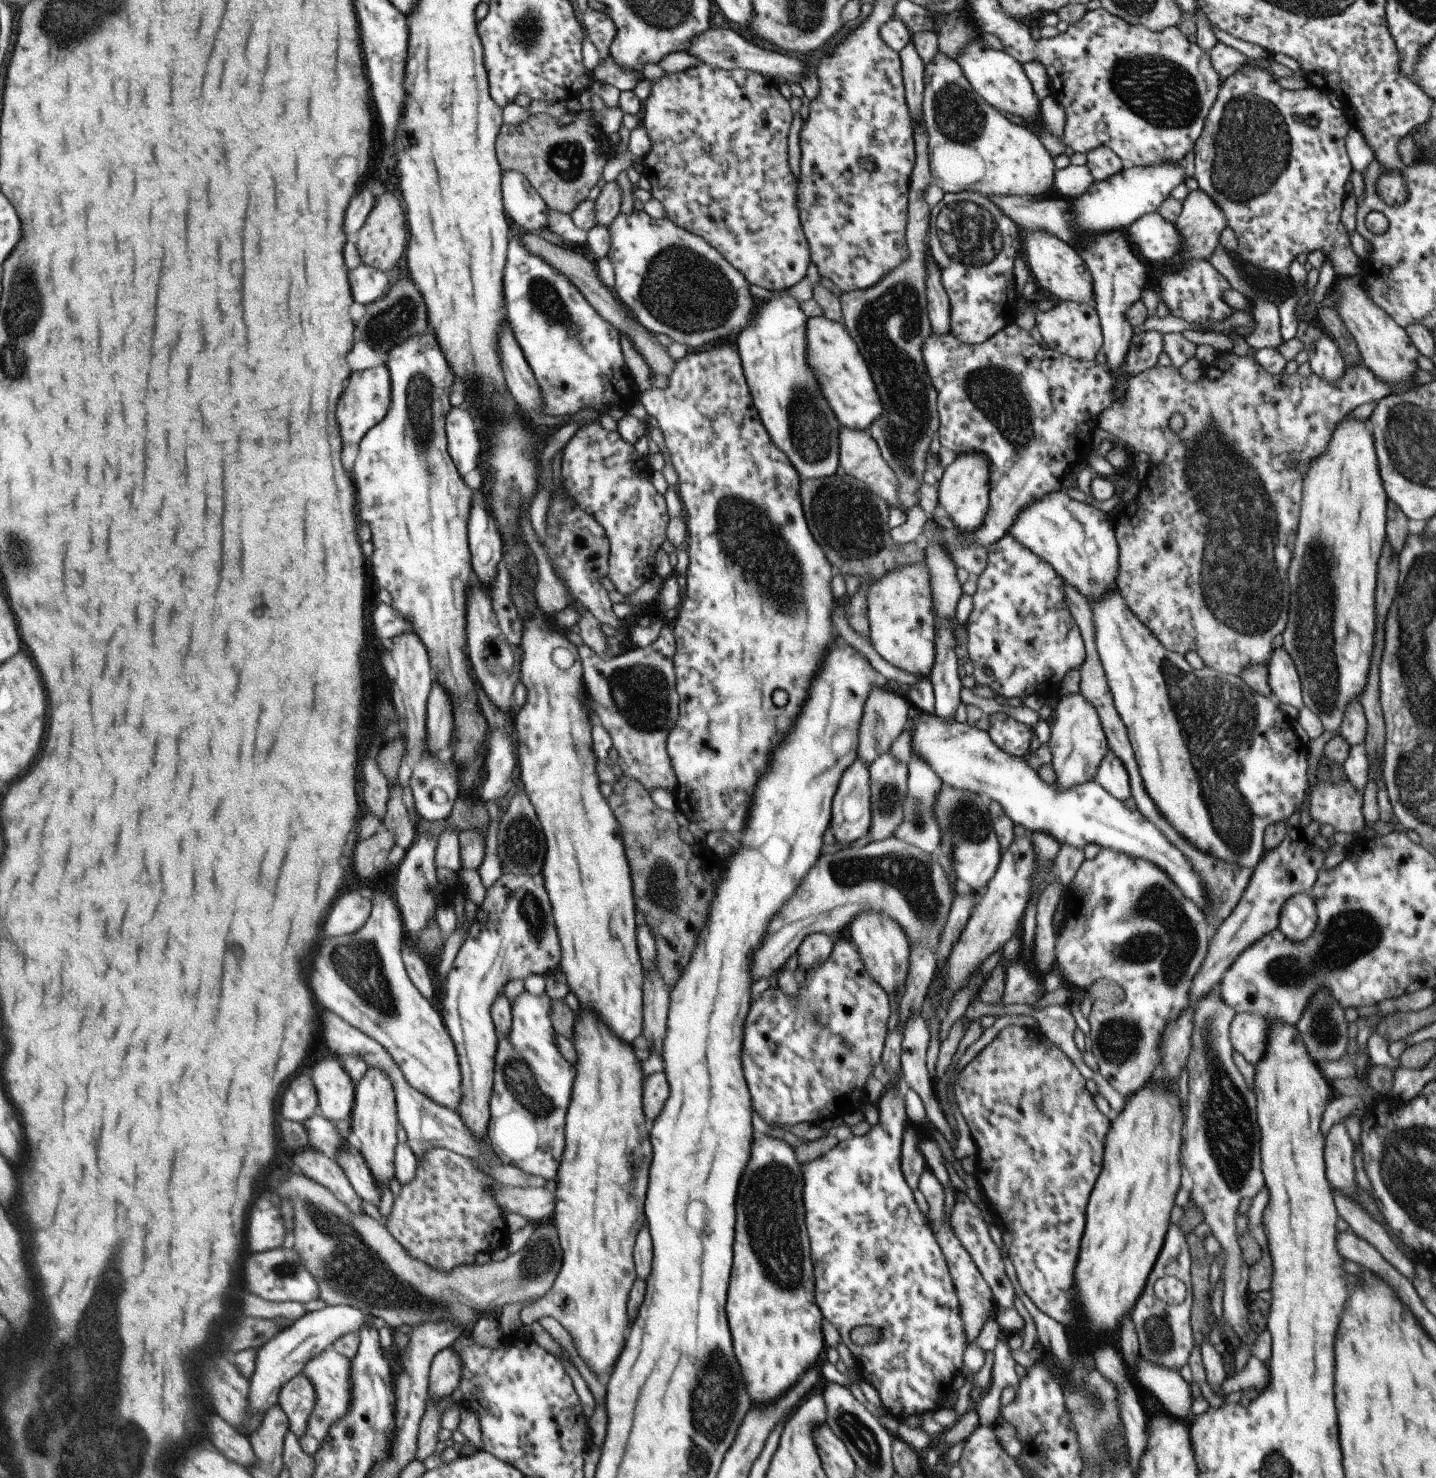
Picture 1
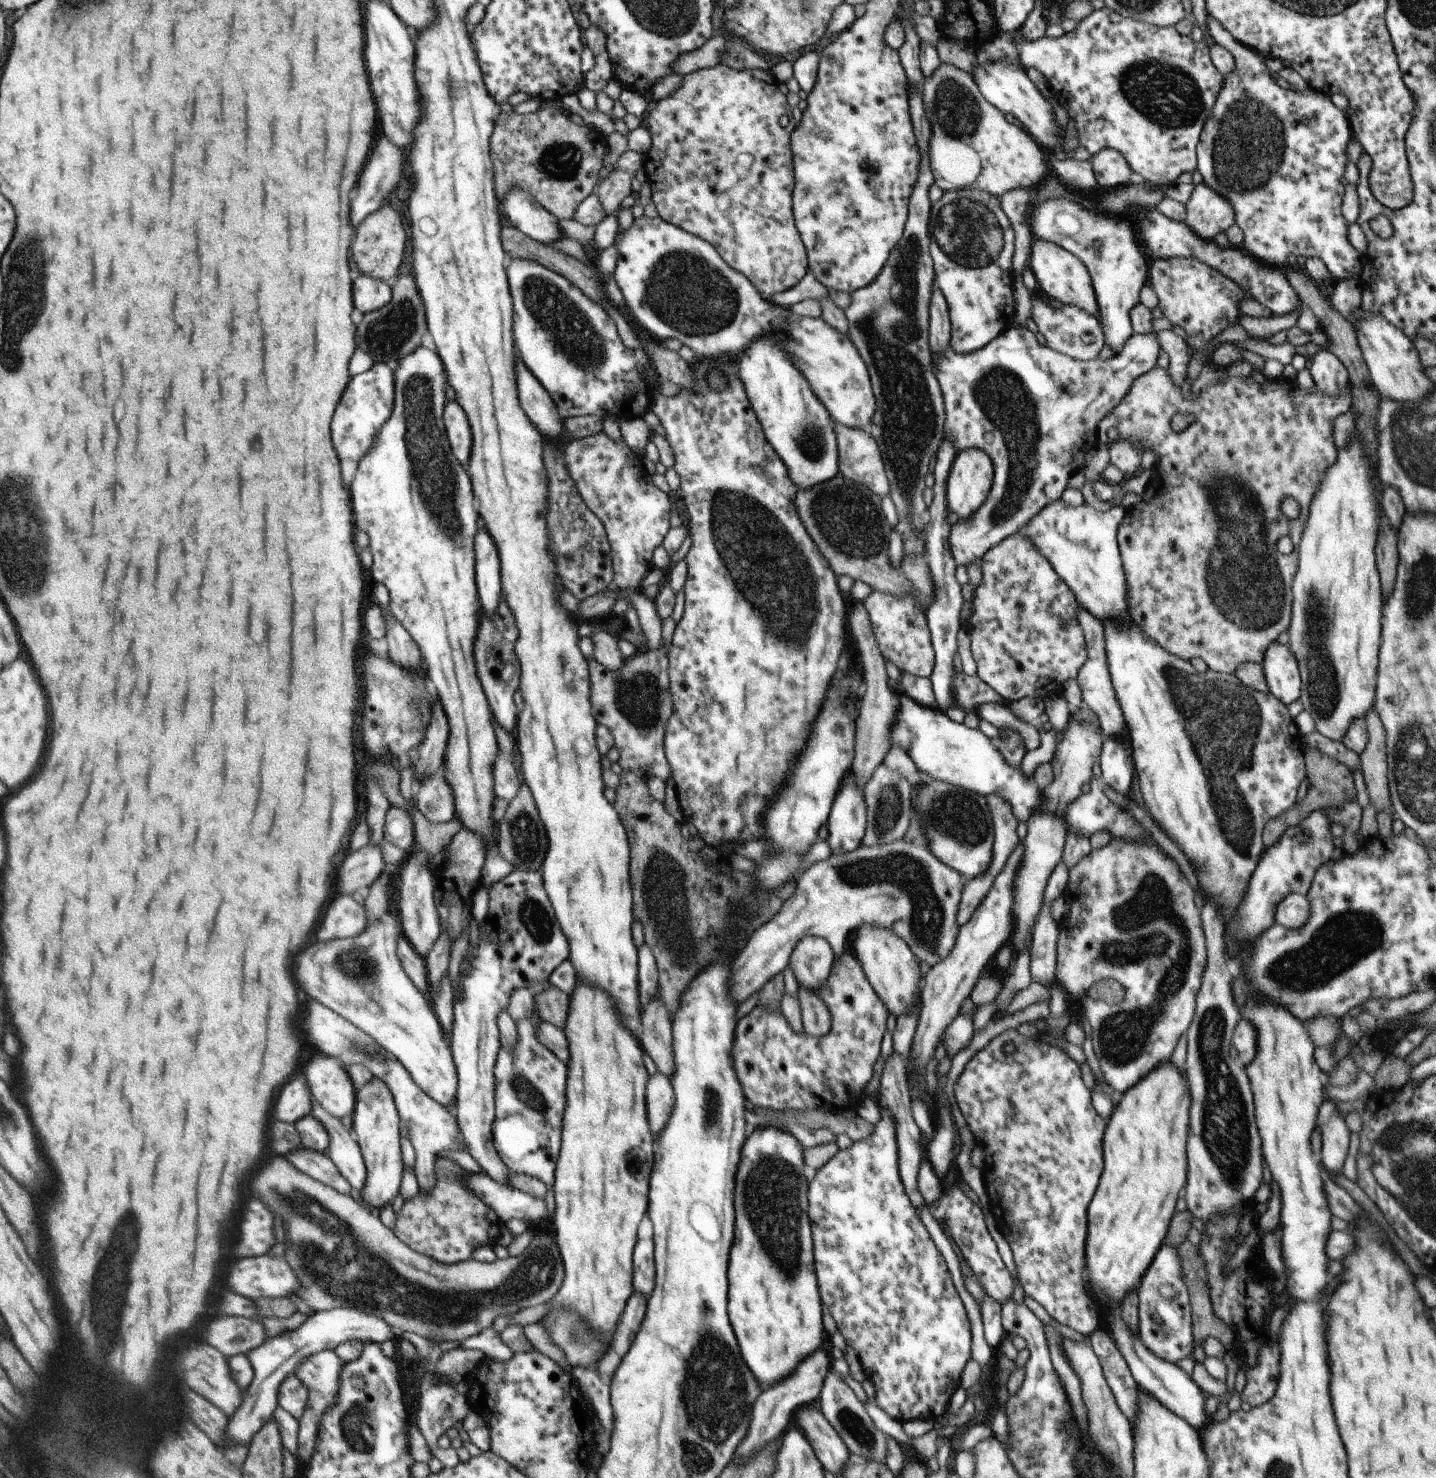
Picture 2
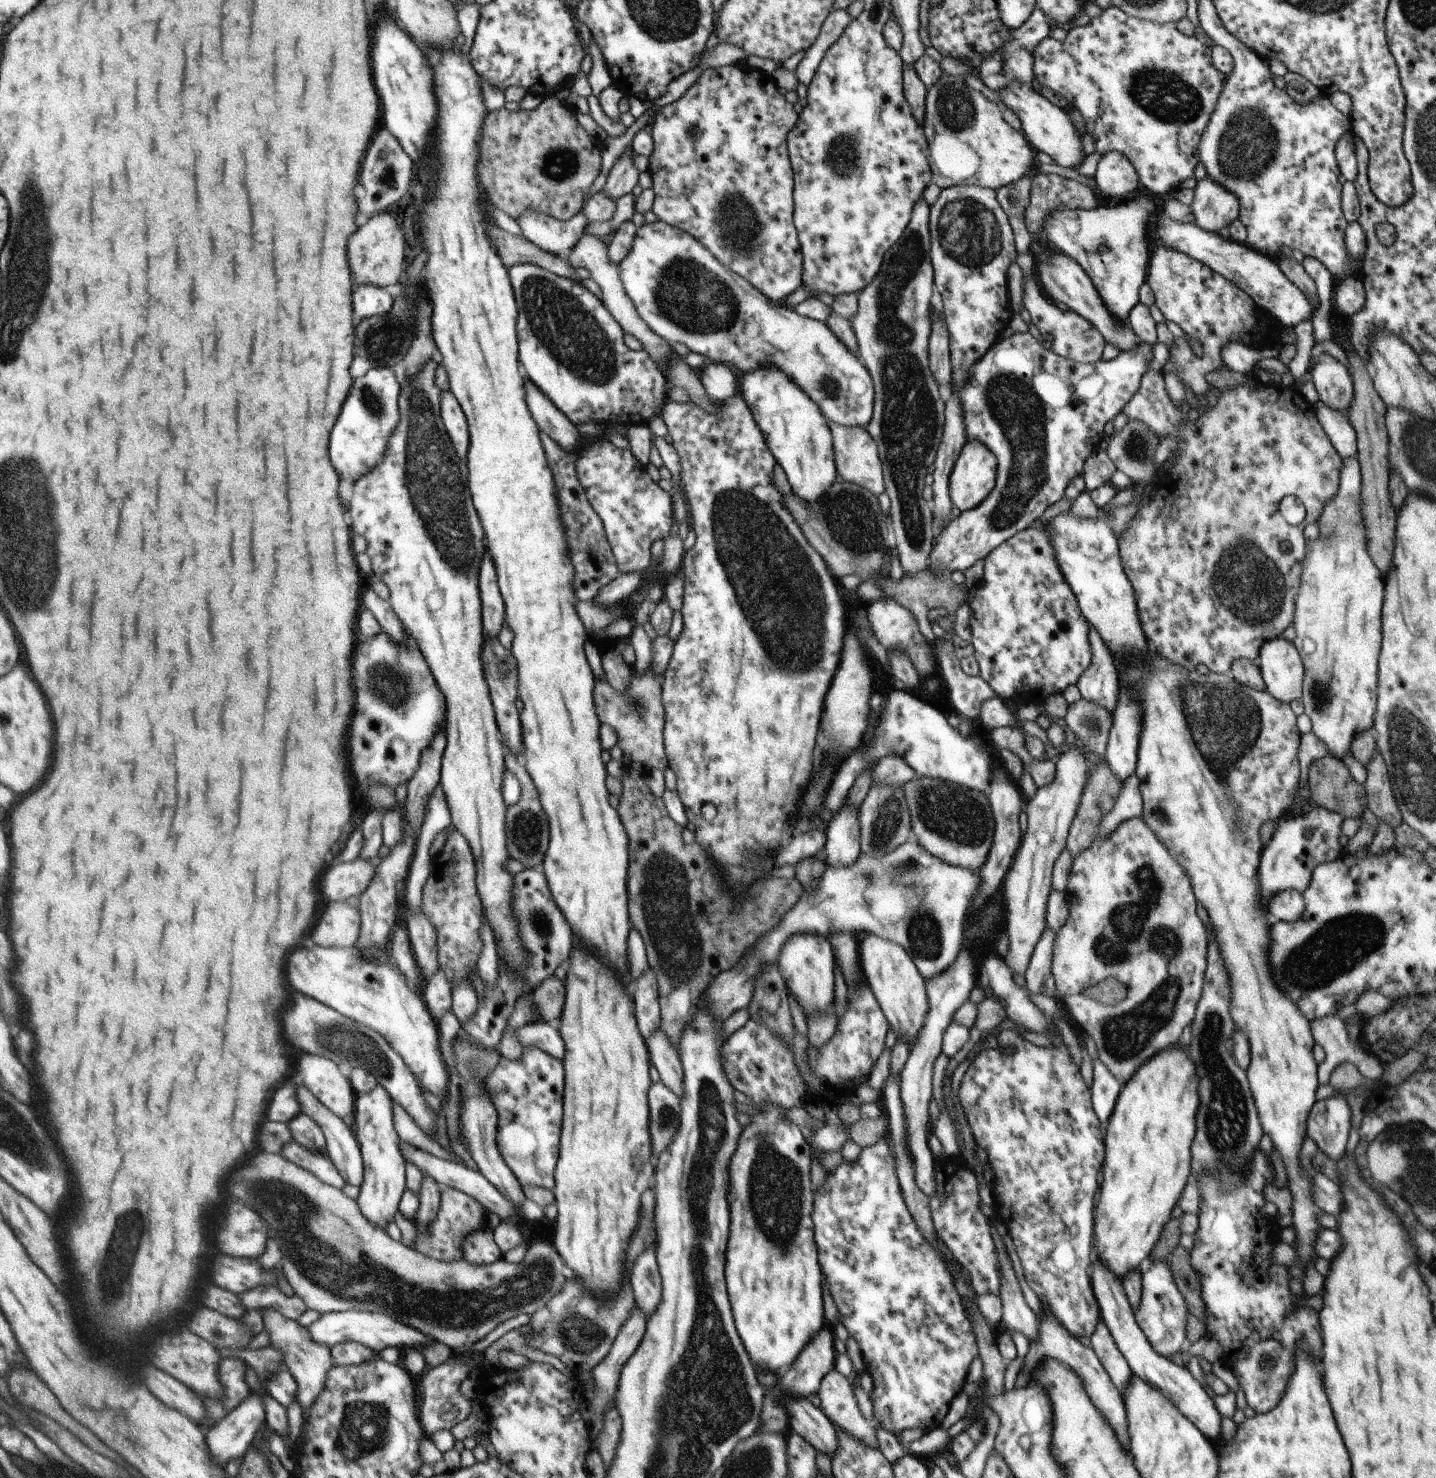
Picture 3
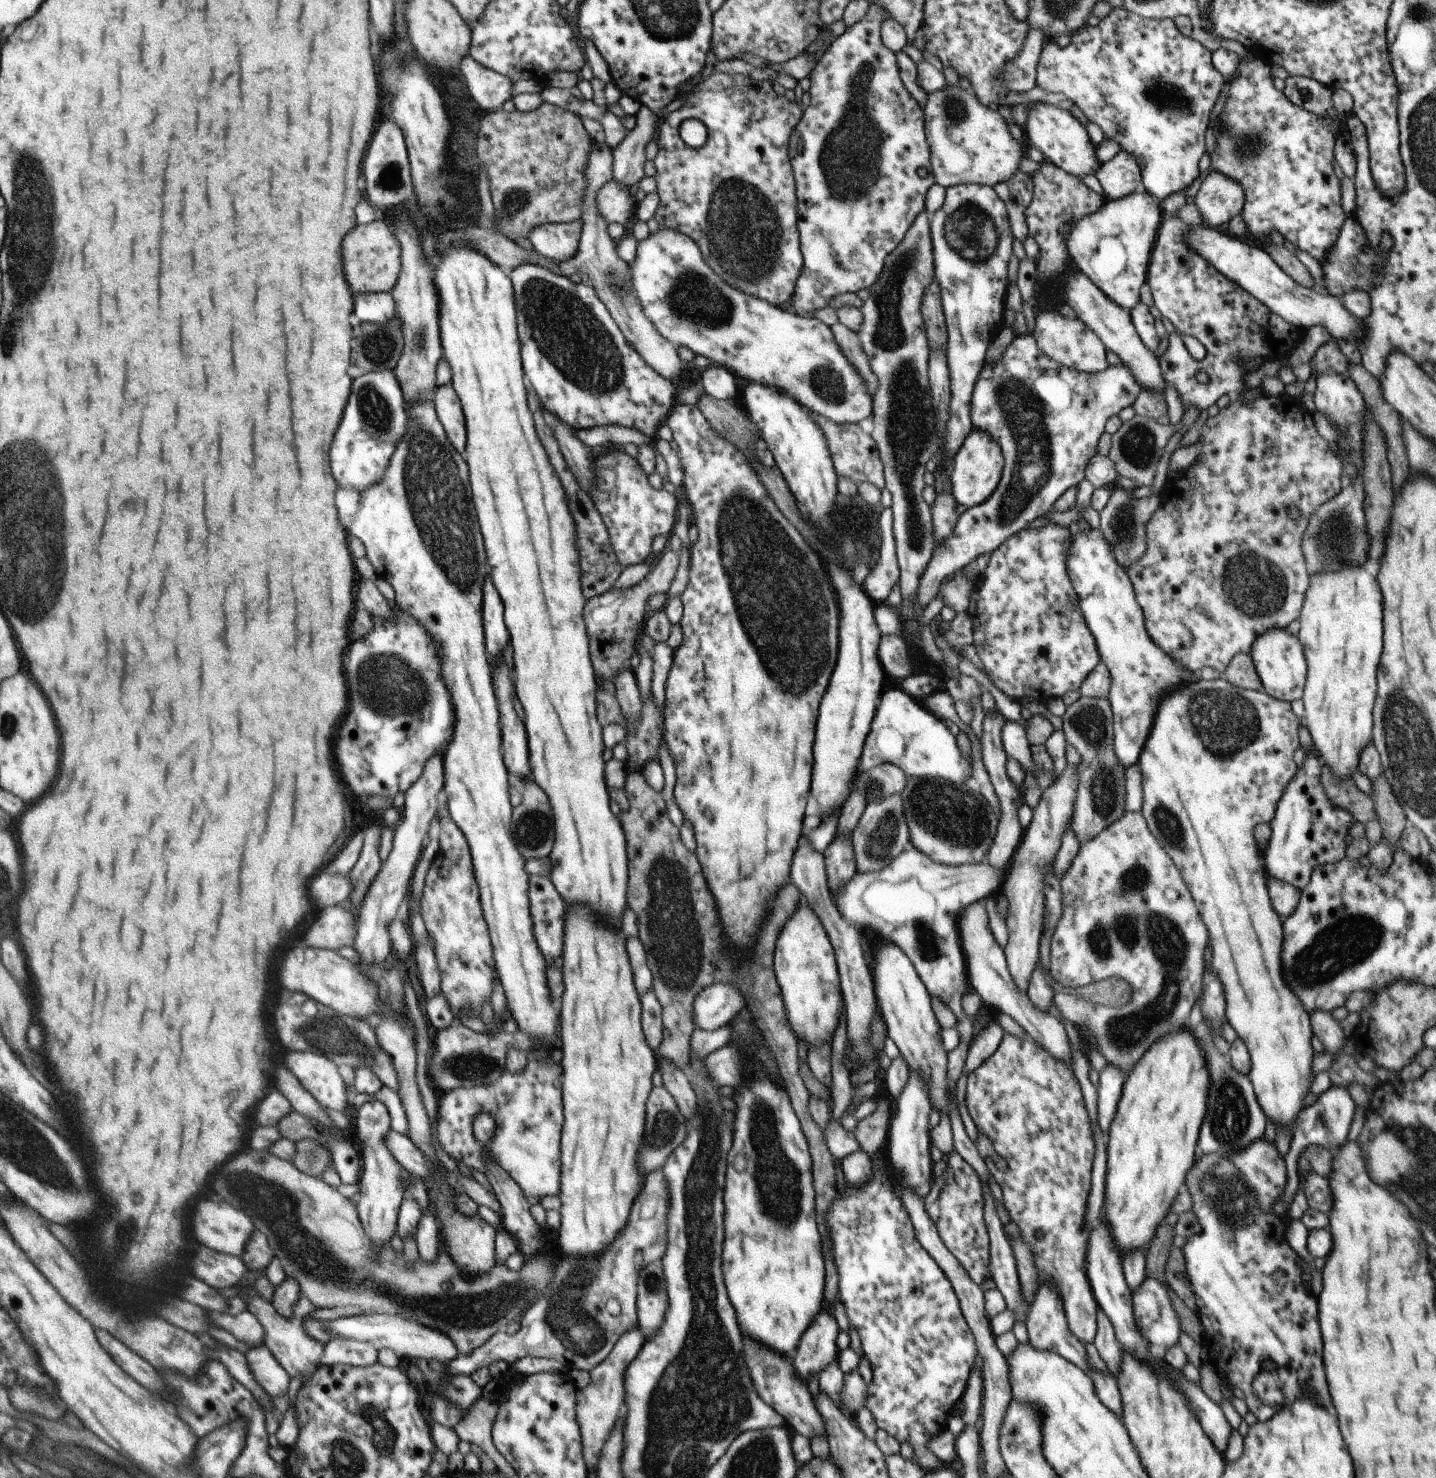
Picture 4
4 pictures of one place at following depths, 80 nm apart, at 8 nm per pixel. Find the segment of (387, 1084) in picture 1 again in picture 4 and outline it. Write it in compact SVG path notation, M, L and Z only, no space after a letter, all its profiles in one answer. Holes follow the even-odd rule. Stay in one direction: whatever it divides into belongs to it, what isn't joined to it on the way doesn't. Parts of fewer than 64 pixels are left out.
M371 1100L362 1104L352 1114L356 1119L357 1136L361 1140L359 1148L364 1160L364 1171L358 1192L358 1213L371 1242L378 1245L379 1249L384 1249L391 1244L391 1238L398 1232L400 1208L407 1196L402 1183L402 1172L405 1168L386 1143L386 1136L391 1130L391 1116L387 1106L383 1102Z

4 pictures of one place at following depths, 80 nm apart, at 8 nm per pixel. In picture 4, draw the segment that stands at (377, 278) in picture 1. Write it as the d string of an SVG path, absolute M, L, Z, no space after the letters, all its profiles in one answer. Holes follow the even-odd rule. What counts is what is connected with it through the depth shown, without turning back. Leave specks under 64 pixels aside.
M371 293L355 298L355 314L365 323L389 325L398 316L393 294Z

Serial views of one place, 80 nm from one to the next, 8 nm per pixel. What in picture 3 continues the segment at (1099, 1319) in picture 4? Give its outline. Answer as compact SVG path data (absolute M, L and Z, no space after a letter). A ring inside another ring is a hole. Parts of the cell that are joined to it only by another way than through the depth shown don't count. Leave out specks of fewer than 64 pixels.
M1099 1322L1099 1324L1095 1325L1089 1340L1090 1347L1099 1359L1099 1362L1103 1365L1111 1382L1116 1386L1116 1389L1119 1389L1122 1393L1132 1372L1128 1367L1127 1361L1115 1346L1110 1332L1107 1332L1105 1325Z

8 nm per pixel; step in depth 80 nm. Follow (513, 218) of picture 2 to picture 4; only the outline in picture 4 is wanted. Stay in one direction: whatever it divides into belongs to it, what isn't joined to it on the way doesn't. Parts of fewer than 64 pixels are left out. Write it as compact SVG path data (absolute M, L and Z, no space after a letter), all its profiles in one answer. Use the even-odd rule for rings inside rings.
M581 221L544 223L527 234L535 252L551 264L570 259L577 250Z

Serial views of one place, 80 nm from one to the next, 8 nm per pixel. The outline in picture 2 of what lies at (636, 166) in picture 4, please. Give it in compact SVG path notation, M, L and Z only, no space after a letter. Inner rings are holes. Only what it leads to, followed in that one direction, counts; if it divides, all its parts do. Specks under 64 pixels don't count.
M611 169L610 173L599 181L597 198L604 208L606 216L618 207L618 204L627 195L631 194L631 175L621 169Z

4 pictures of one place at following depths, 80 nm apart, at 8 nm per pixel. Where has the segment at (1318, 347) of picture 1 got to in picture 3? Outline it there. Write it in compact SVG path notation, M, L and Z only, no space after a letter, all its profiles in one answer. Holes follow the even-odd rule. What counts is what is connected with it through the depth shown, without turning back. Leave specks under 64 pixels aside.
M1314 353L1309 373L1319 402L1332 411L1348 416L1353 398L1352 380L1348 370L1330 355Z

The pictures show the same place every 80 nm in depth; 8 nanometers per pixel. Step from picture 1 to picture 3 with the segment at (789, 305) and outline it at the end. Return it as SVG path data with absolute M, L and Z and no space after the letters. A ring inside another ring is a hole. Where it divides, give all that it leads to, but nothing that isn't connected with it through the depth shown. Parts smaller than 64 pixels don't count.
M758 367L743 374L738 382L739 394L749 408L775 463L783 469L793 494L805 502L819 500L837 476L826 418L796 382L781 374L779 369Z

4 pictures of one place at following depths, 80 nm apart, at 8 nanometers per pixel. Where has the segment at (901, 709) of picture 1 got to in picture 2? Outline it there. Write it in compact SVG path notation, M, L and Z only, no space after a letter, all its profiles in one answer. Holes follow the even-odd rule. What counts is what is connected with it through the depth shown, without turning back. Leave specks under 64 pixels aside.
M855 602L855 606L847 614L847 628L849 628L849 632L857 644L859 658L861 658L861 672L863 672L863 680L865 680L865 692L863 692L863 698L859 702L859 712L855 718L855 744L853 744L855 756L853 756L853 764L851 764L853 774L855 774L856 787L862 790L873 774L874 768L881 764L890 746L888 736L891 725L896 719L895 706L897 706L897 700L895 700L895 694L891 694L891 692L896 691L889 690L885 683L888 677L885 674L884 660L878 651L867 613L861 602Z

